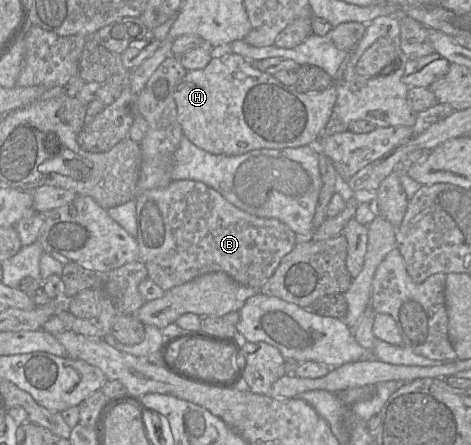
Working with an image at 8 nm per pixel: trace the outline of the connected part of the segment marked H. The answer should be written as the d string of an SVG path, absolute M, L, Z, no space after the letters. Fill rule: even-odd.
M231 52L211 58L203 69L188 71L174 88L173 98L177 106L178 122L185 137L206 152L236 156L263 148L314 145L330 119L337 92L331 84L321 92L300 93L295 86L282 84L273 75L255 68L251 61Z

